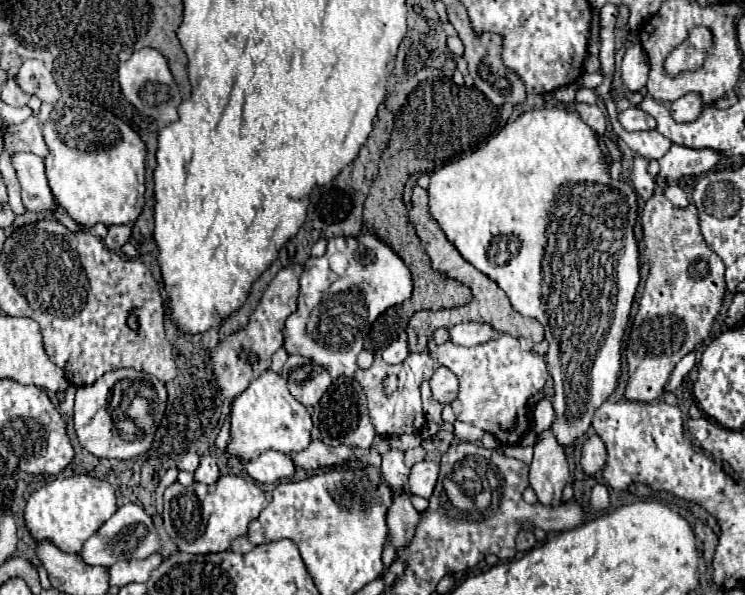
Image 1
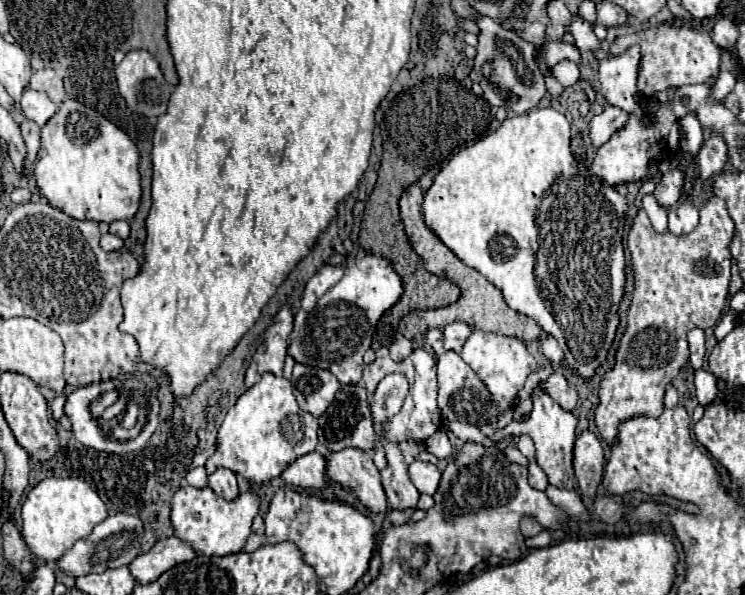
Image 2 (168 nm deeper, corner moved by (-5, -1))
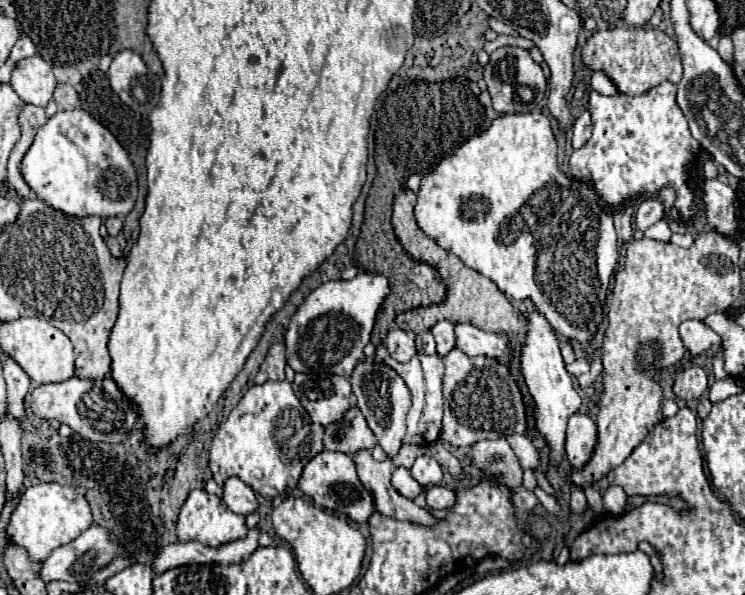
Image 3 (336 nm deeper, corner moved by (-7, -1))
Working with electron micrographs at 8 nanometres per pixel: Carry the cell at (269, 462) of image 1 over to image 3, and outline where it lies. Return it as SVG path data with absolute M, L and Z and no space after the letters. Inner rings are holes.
M322 450L322 454L316 454L306 466L304 472L300 476L298 488L310 496L318 506L326 508L326 510L334 510L358 524L368 522L368 518L374 514L374 496L368 488L364 488L364 484L360 482L358 474L356 474L356 464L352 460L350 454L344 452L330 452L330 450Z

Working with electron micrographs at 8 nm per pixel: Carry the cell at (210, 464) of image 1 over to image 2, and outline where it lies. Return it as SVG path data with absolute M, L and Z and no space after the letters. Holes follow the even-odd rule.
M218 468L214 474L208 476L208 486L222 498L226 500L234 500L238 494L238 484L236 484L236 476L232 470L228 468Z

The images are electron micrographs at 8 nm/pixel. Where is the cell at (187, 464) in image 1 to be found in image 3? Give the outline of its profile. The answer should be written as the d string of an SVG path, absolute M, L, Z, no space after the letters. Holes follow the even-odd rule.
M290 382L250 386L212 440L210 472L218 486L230 476L238 476L254 492L260 492L264 486L274 488L278 494L290 492L298 486L304 466L324 450L322 438L324 428L310 420Z

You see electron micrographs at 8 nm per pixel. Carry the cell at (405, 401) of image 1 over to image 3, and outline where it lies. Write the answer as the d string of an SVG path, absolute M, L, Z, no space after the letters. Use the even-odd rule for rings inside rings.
M382 344L376 350L376 362L386 362L390 368L394 368L402 376L402 380L406 382L406 386L410 388L410 392L414 396L414 404L408 412L408 430L406 430L404 442L406 444L418 444L418 446L426 446L426 444L436 442L440 436L442 410L444 410L444 400L442 400L444 364L442 364L442 358L438 354L432 354L432 356L416 354L410 362L402 364L402 362L396 362L394 358L390 358L390 354L386 354L386 348Z

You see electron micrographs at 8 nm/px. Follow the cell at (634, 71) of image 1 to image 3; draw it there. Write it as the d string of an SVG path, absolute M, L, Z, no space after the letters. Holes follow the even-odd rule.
M594 72L588 86L590 86L590 90L600 92L600 94L608 94L608 96L618 94L618 88L614 86L614 82L610 82L610 78L606 78L606 74L602 74L602 72Z

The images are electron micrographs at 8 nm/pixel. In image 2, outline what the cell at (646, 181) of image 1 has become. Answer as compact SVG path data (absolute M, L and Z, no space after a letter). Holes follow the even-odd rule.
M654 194L642 196L642 208L646 210L652 226L656 232L666 232L668 230L668 220L666 220L666 208L656 200Z

